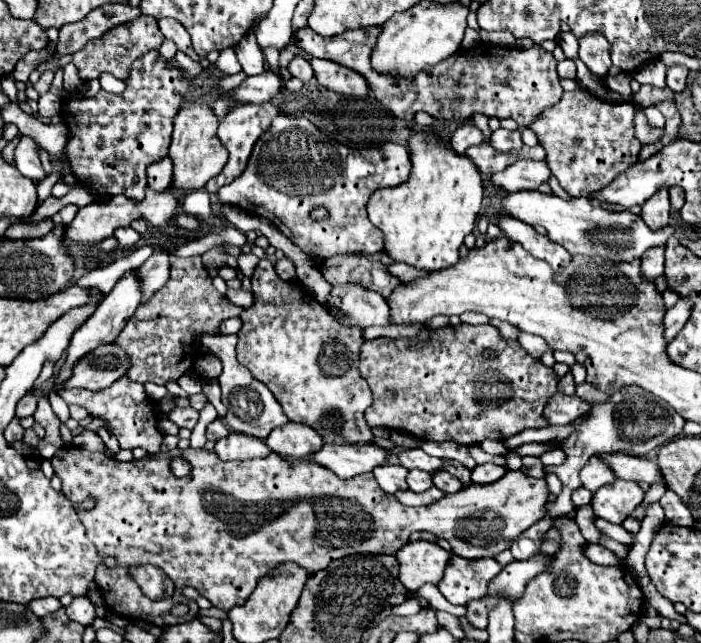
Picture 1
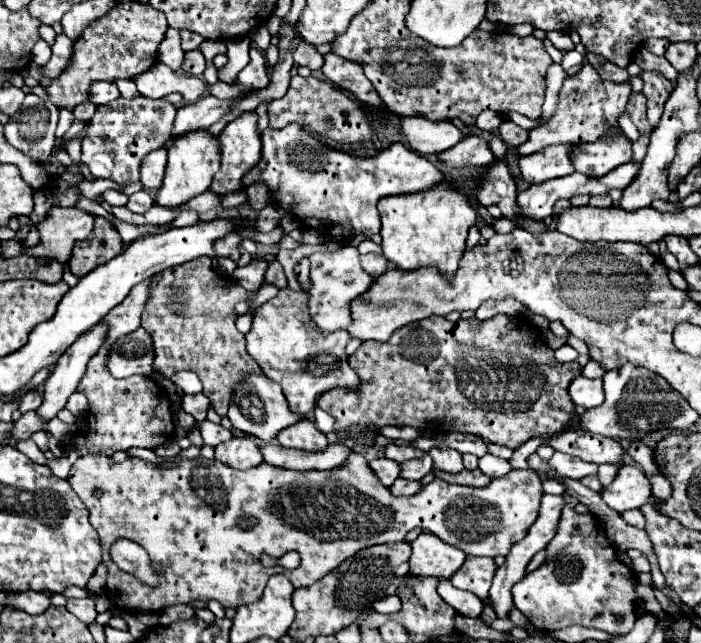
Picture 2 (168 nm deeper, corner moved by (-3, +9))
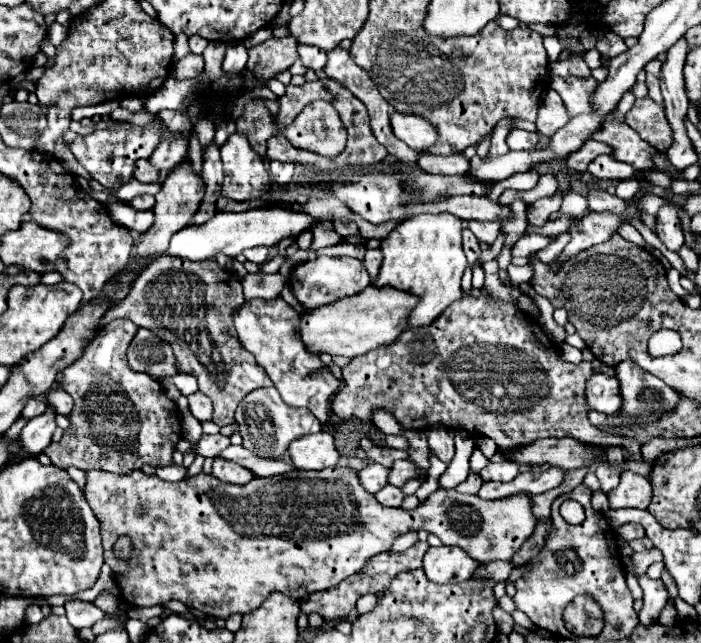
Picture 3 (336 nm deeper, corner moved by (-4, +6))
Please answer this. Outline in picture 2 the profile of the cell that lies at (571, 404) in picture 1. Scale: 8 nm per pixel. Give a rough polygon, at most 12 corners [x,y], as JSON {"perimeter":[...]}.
{"perimeter":[[575,377],[569,397],[577,407],[603,403],[603,381]]}

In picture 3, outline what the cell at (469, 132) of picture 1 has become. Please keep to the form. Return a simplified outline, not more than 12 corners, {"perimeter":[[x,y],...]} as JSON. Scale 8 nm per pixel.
{"perimeter":[[392,112],[390,126],[396,138],[422,152],[436,142],[428,120]]}

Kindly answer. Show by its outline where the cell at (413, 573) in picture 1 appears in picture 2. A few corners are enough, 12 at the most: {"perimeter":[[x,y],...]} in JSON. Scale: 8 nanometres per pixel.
{"perimeter":[[431,533],[411,543],[411,573],[451,577],[465,553]]}

